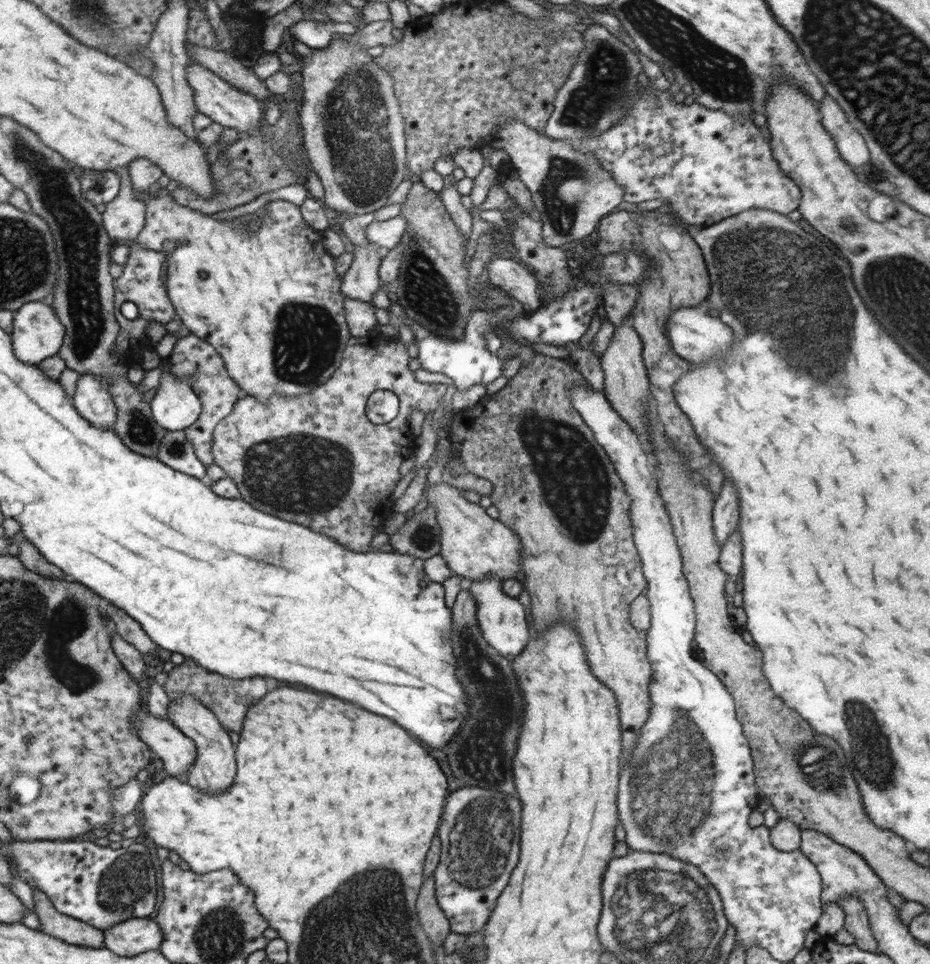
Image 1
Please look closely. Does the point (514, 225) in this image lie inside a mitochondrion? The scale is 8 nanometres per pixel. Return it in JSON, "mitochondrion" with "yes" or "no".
{"mitochondrion":"no"}

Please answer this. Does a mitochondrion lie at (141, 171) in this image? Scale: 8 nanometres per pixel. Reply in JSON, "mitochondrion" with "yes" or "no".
{"mitochondrion":"no"}

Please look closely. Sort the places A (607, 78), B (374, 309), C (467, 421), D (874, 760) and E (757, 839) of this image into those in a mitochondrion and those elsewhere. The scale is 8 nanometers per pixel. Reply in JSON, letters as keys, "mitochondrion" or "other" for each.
{"A":"mitochondrion","B":"other","C":"other","D":"mitochondrion","E":"other"}

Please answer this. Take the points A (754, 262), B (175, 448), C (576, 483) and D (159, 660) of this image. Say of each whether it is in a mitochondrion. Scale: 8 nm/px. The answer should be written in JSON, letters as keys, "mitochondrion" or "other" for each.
{"A":"mitochondrion","B":"mitochondrion","C":"mitochondrion","D":"other"}

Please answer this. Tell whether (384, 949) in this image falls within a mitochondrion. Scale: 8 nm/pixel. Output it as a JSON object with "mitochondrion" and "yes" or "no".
{"mitochondrion":"yes"}

